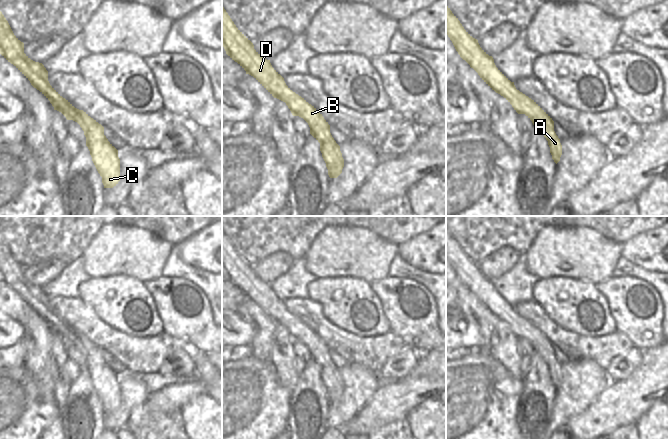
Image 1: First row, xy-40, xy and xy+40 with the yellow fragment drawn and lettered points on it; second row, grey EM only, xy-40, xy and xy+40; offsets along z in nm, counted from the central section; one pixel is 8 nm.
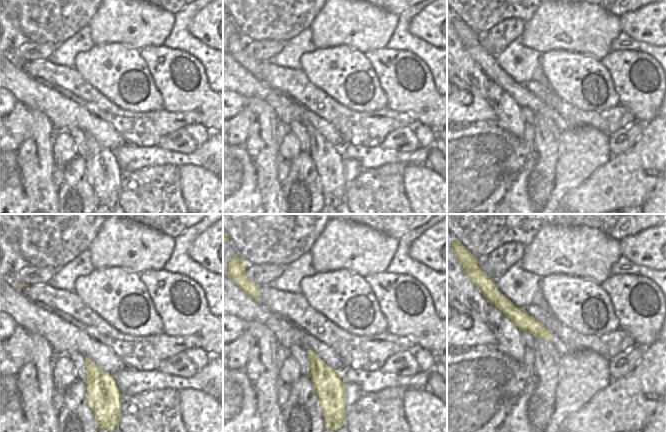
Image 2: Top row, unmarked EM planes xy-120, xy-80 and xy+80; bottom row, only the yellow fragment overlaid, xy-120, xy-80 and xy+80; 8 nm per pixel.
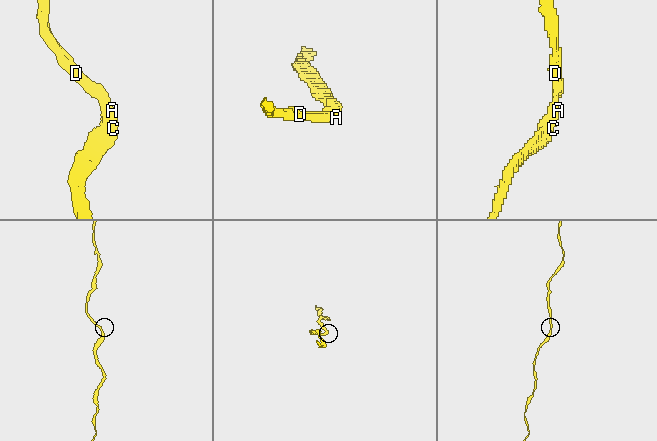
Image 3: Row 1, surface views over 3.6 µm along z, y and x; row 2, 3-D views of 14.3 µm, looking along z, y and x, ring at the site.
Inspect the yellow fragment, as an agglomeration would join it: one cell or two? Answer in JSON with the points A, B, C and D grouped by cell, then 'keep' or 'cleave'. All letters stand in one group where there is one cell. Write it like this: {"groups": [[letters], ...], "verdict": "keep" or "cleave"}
{"groups": [["A", "B", "C", "D"]], "verdict": "keep"}

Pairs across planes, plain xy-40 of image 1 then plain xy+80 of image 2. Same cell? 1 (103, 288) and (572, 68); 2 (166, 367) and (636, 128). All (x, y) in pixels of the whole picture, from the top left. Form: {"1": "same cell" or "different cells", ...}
{"1": "same cell", "2": "same cell"}

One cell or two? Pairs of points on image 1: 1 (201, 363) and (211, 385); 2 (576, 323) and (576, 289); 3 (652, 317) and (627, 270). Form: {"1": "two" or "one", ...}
{"1": "one", "2": "one", "3": "two"}

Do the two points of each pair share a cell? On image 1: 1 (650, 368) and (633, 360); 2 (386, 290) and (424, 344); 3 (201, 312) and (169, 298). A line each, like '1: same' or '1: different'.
1: different
2: same
3: same

